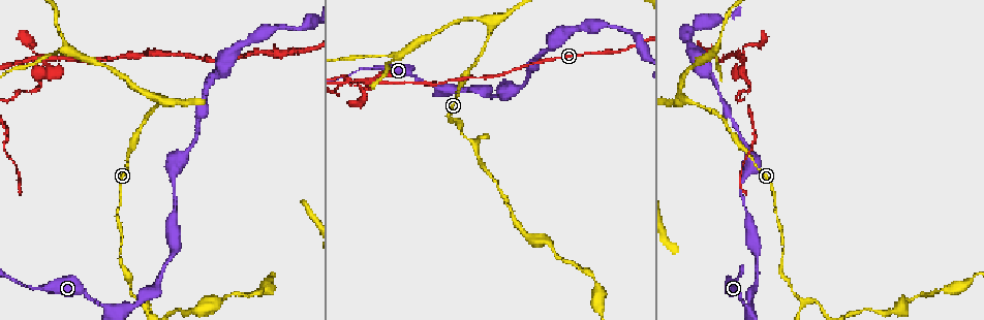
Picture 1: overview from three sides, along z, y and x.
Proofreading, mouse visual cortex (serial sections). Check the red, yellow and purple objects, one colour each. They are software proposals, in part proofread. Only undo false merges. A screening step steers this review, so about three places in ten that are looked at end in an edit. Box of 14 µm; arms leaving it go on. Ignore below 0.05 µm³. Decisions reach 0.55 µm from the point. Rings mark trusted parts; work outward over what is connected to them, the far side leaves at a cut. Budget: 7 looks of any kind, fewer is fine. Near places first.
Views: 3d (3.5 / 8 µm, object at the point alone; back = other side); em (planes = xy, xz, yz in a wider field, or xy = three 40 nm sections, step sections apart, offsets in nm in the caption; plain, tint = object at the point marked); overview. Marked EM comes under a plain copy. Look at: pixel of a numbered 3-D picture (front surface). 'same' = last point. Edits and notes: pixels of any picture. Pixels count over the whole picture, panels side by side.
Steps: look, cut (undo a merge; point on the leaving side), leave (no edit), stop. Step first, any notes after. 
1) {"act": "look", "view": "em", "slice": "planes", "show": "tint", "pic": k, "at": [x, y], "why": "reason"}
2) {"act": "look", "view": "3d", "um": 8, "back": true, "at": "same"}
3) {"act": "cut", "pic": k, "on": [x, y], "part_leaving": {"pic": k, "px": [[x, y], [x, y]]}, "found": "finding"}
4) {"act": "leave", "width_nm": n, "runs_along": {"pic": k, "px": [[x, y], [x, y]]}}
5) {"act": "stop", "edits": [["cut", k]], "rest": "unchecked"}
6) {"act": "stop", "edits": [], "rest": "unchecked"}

{"act": "look", "view": "3d", "um": 3.5, "pic": 1, "at": [807, 300], "why": "two arms in line, one across"}

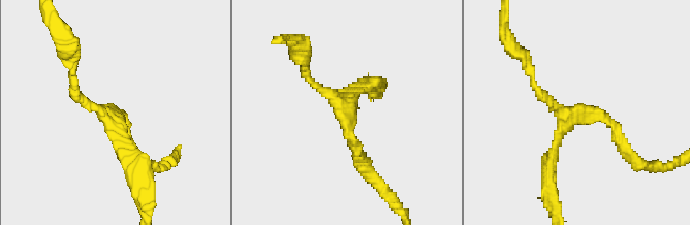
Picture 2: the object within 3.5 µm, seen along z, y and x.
{"act": "look", "view": "em", "slice": "xy", "step": 2, "show": "tint", "pic": 2, "at": [109, 115], "arms": 3, "arm_widths_nm": [150, 150, 200], "why": "need the tissue"}

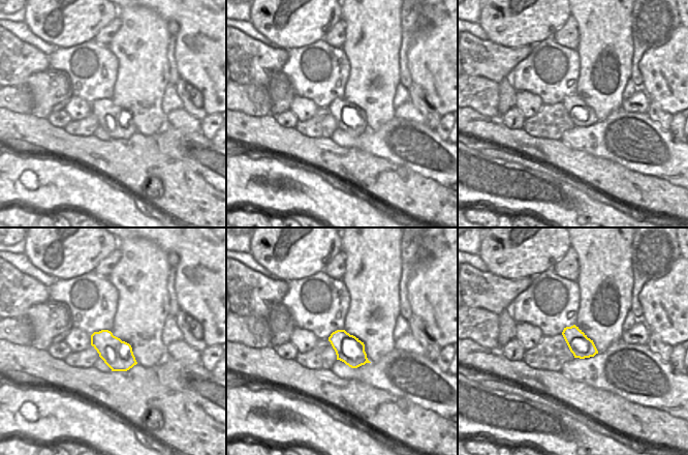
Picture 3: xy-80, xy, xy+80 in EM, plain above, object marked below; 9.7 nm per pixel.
{"act": "leave", "runs_along": {"pic": 2, "px": [[531, 78], [563, 114], [602, 114], [621, 142]]}, "found": "all the same cell"}

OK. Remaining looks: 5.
{"act": "look", "view": "3d", "um": 3.5, "pic": 1, "at": [373, 68]}

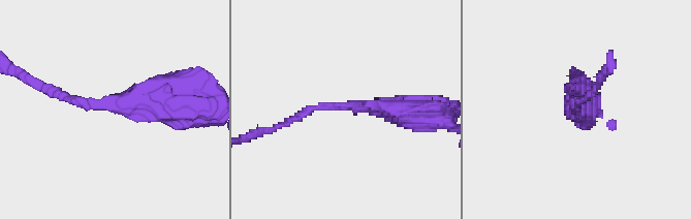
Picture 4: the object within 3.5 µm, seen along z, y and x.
{"act": "look", "view": "em", "slice": "xy", "step": 2, "show": "tint", "pic": 4, "at": [343, 106], "arm_widths_nm": [150, 350], "why": "need the tissue"}

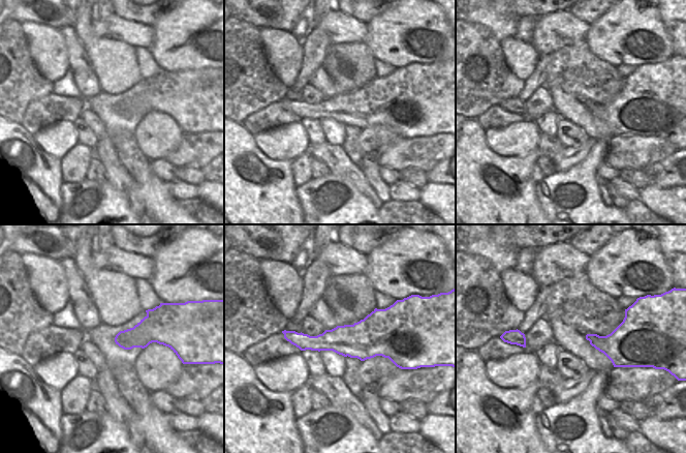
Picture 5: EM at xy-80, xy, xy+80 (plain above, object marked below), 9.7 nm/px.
{"act": "leave", "runs_along": {"pic": 4, "px": [[184, 104], [83, 104], [48, 89]]}, "found": "continuous, no second cell"}

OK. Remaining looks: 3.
{"act": "look", "view": "3d", "um": 3.5, "pic": 1, "at": [48, 60], "why": "thin arm on a thick one"}

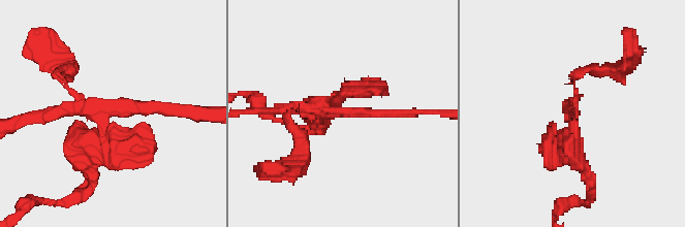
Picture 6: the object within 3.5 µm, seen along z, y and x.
{"act": "look", "view": "em", "slice": "xy", "step": 2, "show": "tint", "pic": 6, "at": [343, 114], "arms": 4, "arm_widths_nm": [100, 150, 150, 300], "why": "now the EM"}

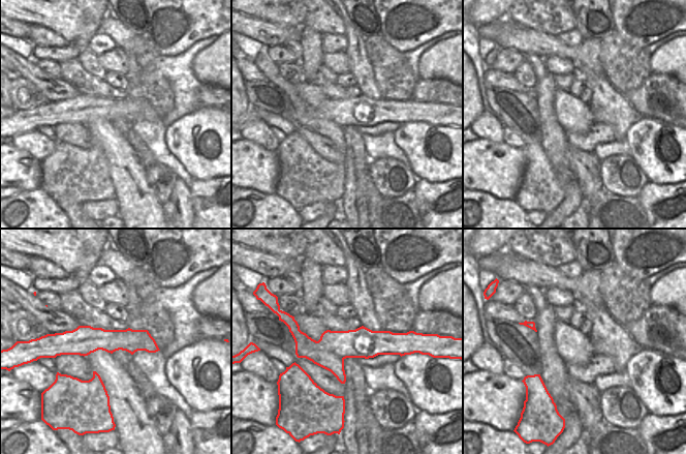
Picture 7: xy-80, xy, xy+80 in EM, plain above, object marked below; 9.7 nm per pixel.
{"act": "cut", "pic": 6, "on": [561, 148], "part_leaving": {"pic": 6, "px": [[106, 118], [135, 137]]}, "found": "two cells meet here"}

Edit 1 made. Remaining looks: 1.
{"act": "stop", "edits": [["cut", 6]], "rest": "unchecked"}

